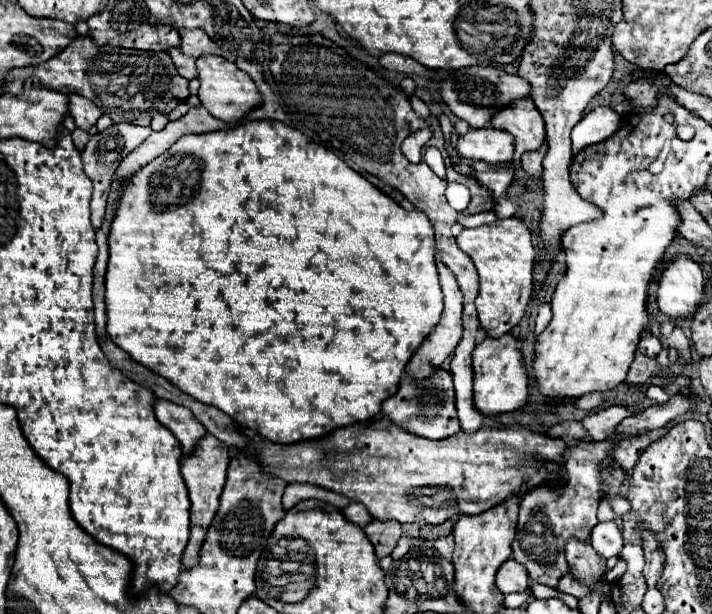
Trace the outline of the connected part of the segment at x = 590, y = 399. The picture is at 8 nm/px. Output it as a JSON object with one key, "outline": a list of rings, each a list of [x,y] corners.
{"outline":[[[590,393],[590,395],[574,401],[574,405],[580,407],[580,409],[584,409],[584,411],[590,411],[590,409],[598,407],[600,403],[602,403],[602,395],[600,395],[600,393]]]}

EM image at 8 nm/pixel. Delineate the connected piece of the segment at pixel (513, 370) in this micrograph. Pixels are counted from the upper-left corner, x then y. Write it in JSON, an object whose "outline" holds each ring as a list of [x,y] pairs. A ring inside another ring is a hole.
{"outline":[[[504,333],[504,337],[496,339],[486,335],[474,349],[474,405],[486,415],[516,411],[528,401],[528,375],[524,367],[524,355],[518,345],[518,337]]]}

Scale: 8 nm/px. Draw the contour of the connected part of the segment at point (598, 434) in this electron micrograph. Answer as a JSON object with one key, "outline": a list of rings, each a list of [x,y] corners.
{"outline":[[[610,405],[610,407],[592,413],[592,415],[586,415],[582,419],[582,425],[588,431],[588,437],[602,441],[602,439],[614,437],[616,425],[628,415],[632,415],[632,413],[626,411],[622,405]]]}

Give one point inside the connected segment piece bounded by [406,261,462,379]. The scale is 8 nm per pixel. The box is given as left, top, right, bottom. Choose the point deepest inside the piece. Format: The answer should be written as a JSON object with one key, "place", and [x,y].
{"place":[440,343]}

